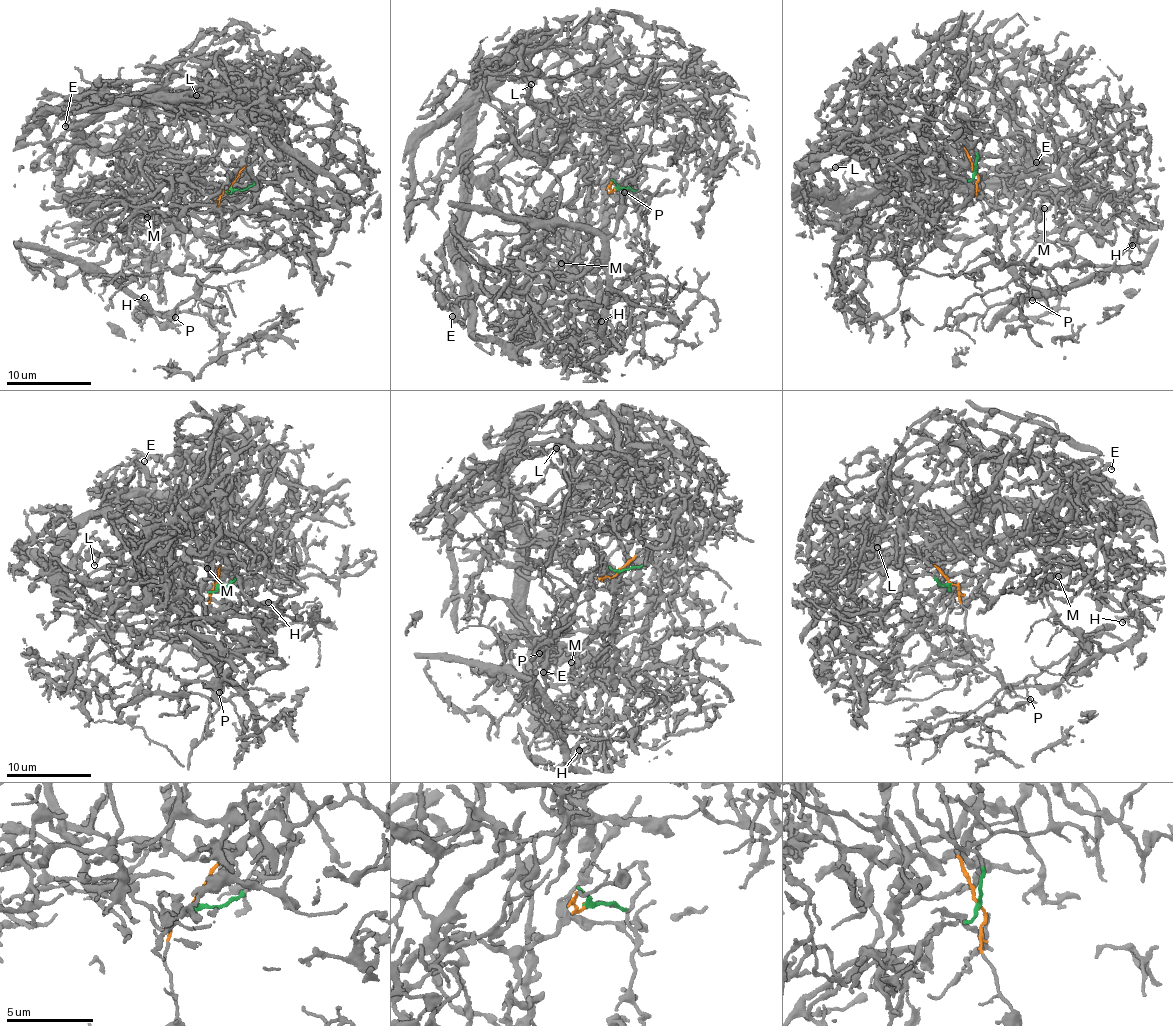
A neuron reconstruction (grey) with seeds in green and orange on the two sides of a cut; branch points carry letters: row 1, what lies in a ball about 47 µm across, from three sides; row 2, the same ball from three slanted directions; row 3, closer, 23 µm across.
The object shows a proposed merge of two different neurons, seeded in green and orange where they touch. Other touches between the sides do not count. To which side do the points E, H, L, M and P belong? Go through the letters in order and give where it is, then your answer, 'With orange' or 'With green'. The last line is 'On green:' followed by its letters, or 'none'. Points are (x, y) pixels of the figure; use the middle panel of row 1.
E: Place: (452, 316). With green
H: Place: (601, 321). With orange
L: Place: (531, 84). With green
M: Place: (561, 263). With green
P: Place: (624, 192). With orange
On green: E, L, M

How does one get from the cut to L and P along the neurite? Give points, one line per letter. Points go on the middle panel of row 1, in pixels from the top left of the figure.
L: (616, 188), (639, 187), (643, 170), (603, 215), (567, 128), (547, 105), (537, 106), (532, 84)
P: (616, 188), (612, 191), (611, 183), (636, 174), (627, 181), (624, 192)

